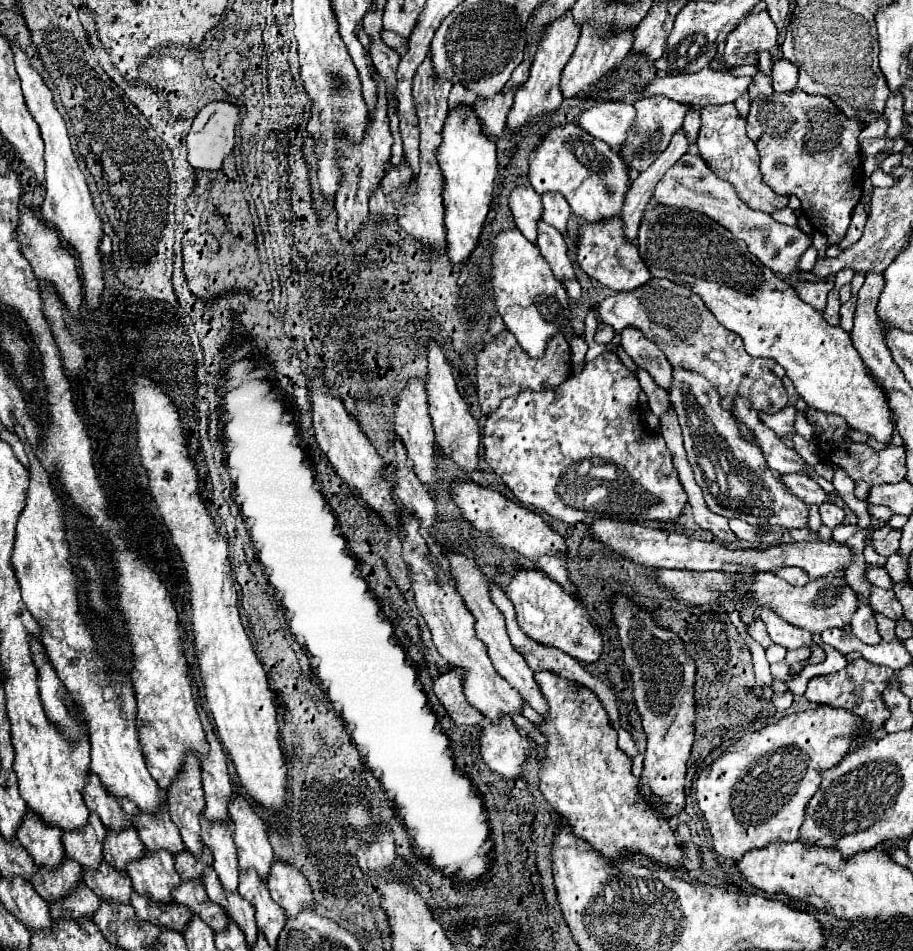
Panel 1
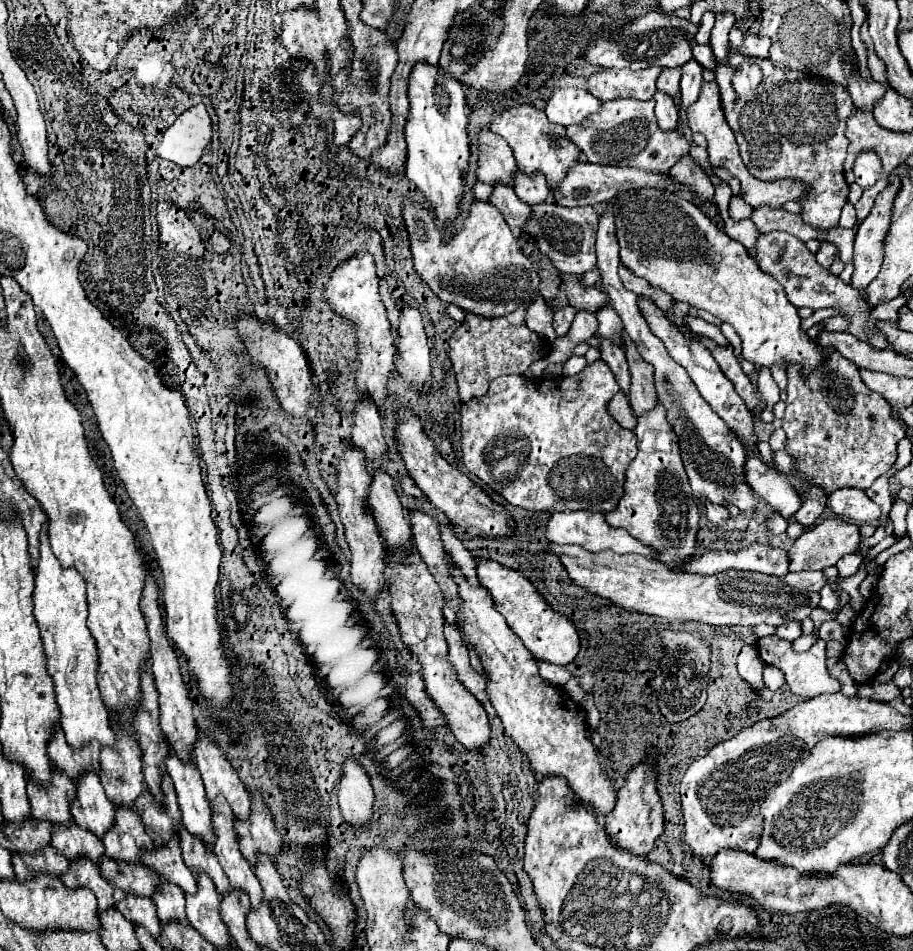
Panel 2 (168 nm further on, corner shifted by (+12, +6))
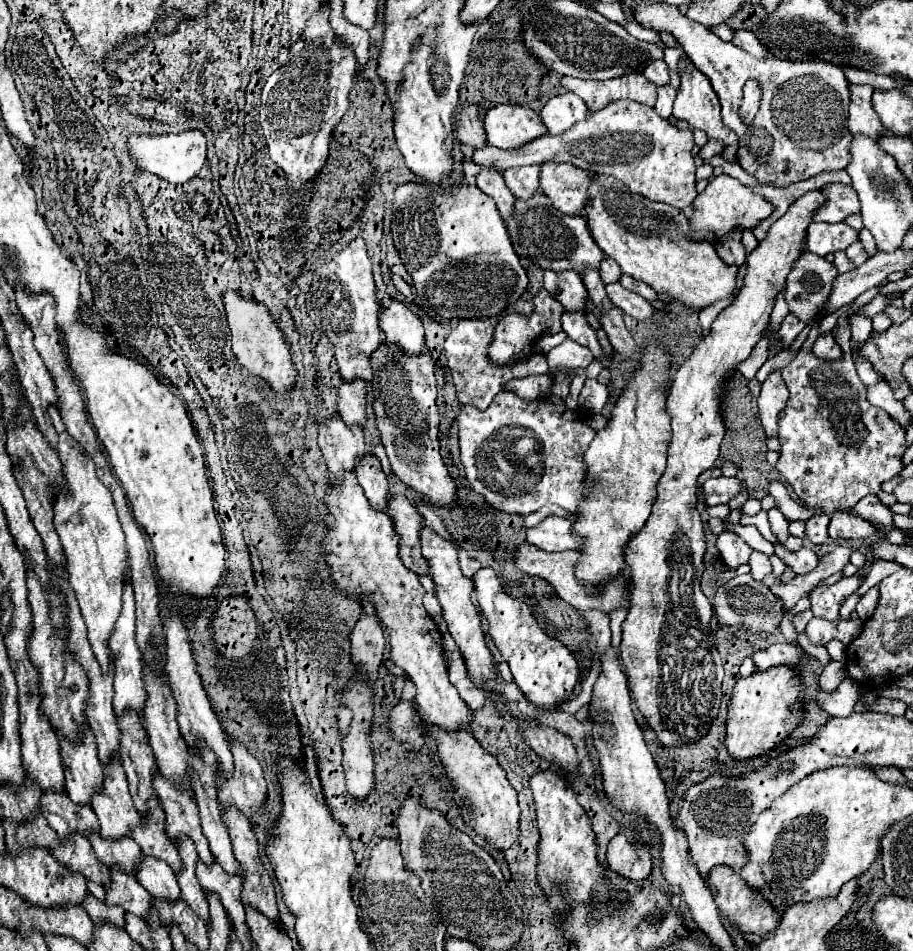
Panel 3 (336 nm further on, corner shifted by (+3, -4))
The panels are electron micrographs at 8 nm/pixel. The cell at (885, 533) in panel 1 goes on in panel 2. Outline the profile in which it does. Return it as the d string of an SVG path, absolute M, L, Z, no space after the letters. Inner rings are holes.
M829 518L823 520L819 524L815 524L813 528L809 528L805 534L801 534L795 544L789 550L789 572L801 572L801 570L823 570L827 566L835 566L837 560L845 554L851 554L857 550L861 542L859 536L859 528L843 518Z

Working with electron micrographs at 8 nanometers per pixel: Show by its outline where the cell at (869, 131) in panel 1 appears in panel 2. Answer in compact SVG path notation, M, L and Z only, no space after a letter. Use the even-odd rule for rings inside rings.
M859 72L851 74L851 78L847 78L847 88L851 92L855 106L865 108L865 110L871 110L873 102L879 100L887 90L885 84L875 82L875 80L865 80Z

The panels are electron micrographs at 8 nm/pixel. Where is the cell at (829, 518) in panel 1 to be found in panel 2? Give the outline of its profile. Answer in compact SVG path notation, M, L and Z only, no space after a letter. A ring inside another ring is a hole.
M805 500L803 504L801 504L801 508L797 510L797 514L795 514L795 518L797 518L797 522L799 524L803 524L803 526L813 526L815 522L819 522L819 516L821 516L821 512L823 512L823 506L817 502L817 500Z

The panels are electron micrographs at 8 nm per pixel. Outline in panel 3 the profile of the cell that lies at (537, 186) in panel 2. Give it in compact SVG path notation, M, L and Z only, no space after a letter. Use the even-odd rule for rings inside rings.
M522 166L522 168L508 168L502 172L506 186L512 190L516 198L528 200L536 192L540 192L540 166Z

